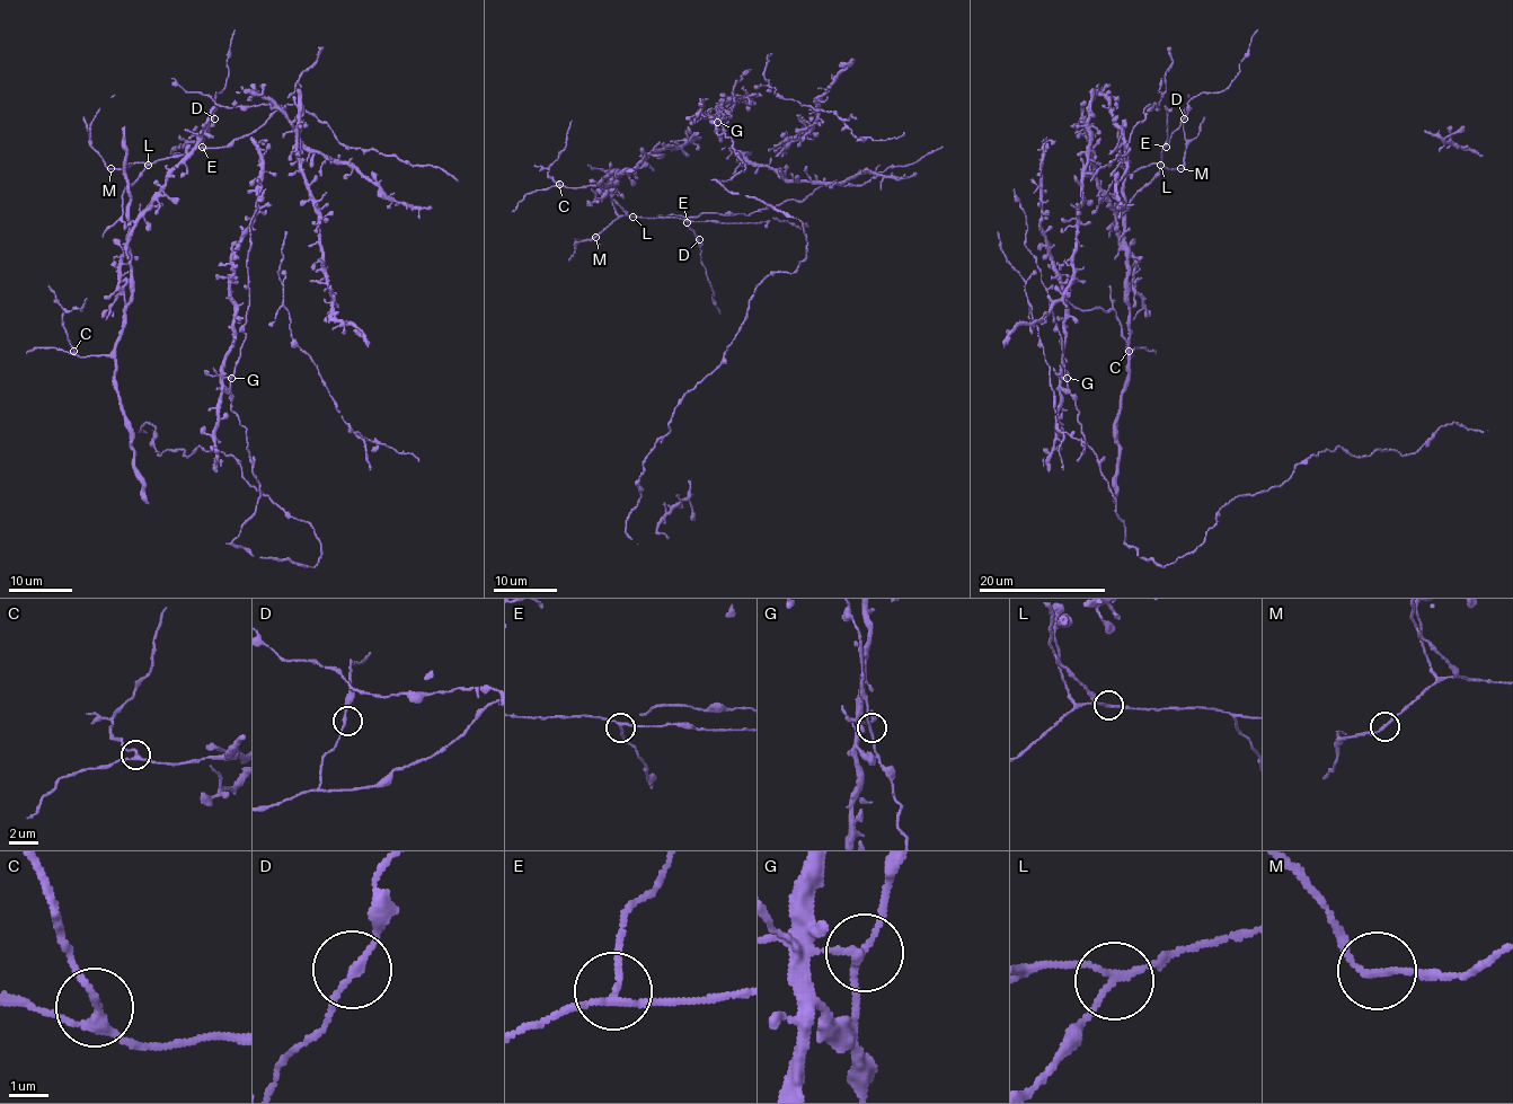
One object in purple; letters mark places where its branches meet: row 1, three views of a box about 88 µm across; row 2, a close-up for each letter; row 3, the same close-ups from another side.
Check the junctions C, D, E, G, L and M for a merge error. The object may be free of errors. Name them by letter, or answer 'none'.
L

